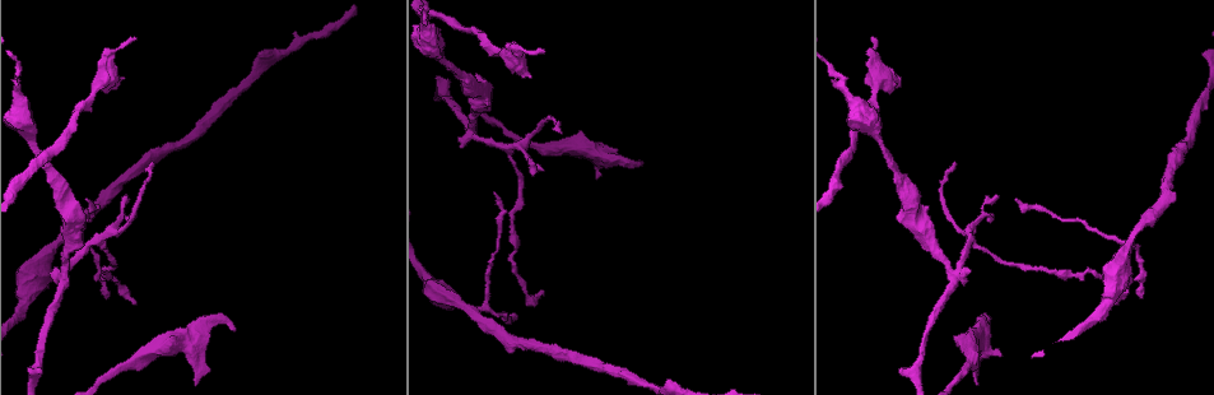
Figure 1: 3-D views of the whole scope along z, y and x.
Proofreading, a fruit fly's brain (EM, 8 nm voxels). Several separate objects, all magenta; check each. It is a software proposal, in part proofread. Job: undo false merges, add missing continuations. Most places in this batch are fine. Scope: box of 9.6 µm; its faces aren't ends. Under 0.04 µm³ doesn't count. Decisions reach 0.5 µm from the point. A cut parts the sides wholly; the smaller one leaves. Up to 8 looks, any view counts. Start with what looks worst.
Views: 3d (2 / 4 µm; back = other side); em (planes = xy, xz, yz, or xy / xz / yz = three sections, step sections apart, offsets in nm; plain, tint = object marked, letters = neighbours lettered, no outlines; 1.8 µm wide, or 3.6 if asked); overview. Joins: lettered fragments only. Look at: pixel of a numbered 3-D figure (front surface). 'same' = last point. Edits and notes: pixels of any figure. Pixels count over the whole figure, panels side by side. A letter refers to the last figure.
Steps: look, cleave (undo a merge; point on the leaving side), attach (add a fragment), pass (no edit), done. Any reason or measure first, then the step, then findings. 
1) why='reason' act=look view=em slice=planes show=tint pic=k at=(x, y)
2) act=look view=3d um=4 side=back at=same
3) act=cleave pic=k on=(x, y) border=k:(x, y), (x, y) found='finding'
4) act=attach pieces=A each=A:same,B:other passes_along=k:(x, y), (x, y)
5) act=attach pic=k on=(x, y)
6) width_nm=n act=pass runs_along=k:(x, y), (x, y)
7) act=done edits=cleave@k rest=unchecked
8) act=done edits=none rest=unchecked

why='side arm on a straight run' act=look view=em slice=xz step=4 show=tint pic=1 at=(952, 273)

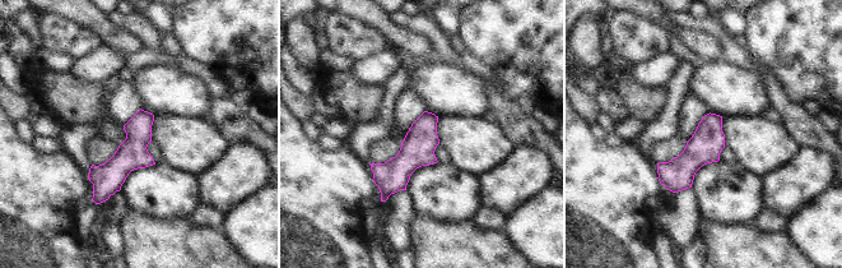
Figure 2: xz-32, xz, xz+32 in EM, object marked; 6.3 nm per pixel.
why='cut it another way' act=look view=em slice=xy step=8 show=tint at=same

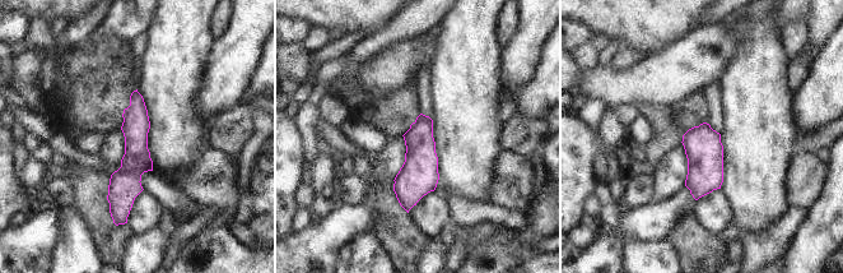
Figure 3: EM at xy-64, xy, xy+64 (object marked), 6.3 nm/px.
why='what lies round it' act=look view=em slice=xy step=8 show=letters at=same

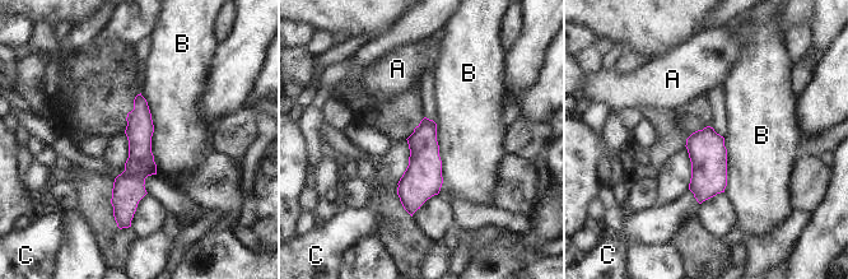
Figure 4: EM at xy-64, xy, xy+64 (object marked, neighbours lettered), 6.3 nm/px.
width_nm=170 act=pass each=A:other,B:other,C:other border=4:(140, 93), (153, 125), (157, 173) found='all the same neuron'

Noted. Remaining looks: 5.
why='tapers out' act=look view=em slice=planes show=letters pic=1 at=(541, 53)

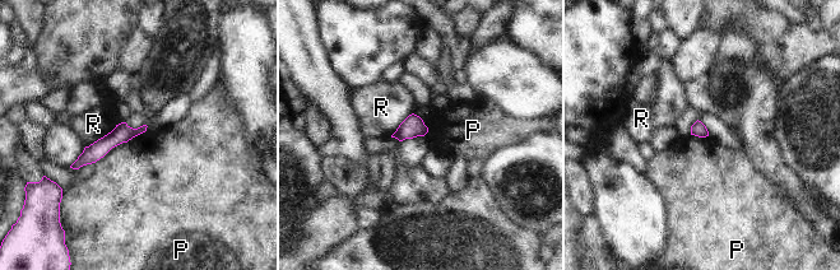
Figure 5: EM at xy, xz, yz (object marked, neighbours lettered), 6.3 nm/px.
act=pass each=P:other,R:other runs_along=5:(137, 131), (121, 133), (75, 166) found='no lettered fragment goes on from it'

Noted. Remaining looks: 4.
why='an open end' act=look view=em slice=planes show=letters pic=1 at=(642, 164)

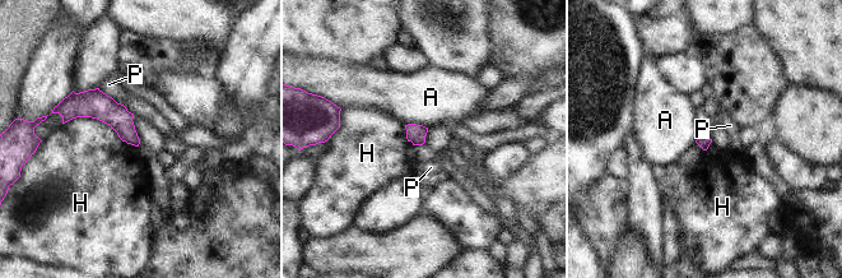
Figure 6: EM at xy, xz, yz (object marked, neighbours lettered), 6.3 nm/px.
act=pass each=A:other,H:other,P:other runs_along=6:(68, 114), (105, 110), (135, 142) found='none of them fits'

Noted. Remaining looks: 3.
why='sudden change in width' act=look view=3d um=4 pic=1 at=(471, 308)

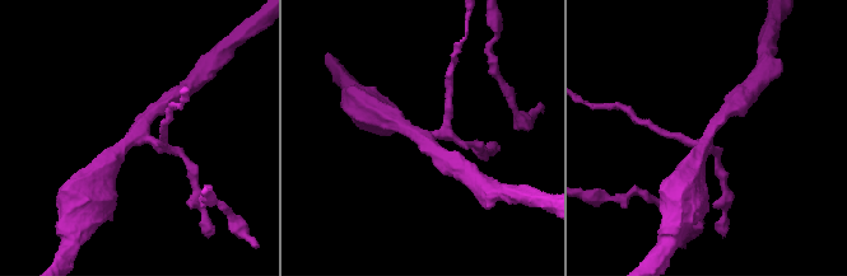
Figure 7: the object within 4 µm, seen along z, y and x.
why='need the tissue' act=look view=em slice=planes show=letters pic=7 at=(709, 136)

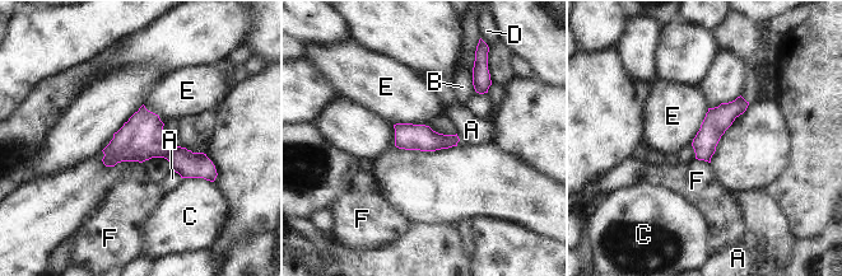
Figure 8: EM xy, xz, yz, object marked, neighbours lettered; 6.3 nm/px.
act=pass each=A:other,B:other,C:other,D:other,E:other,F:other border=8:(708, 107), (701, 127), (691, 144) found='one neuron here'

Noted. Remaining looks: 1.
act=done edits=none rest=unchecked

